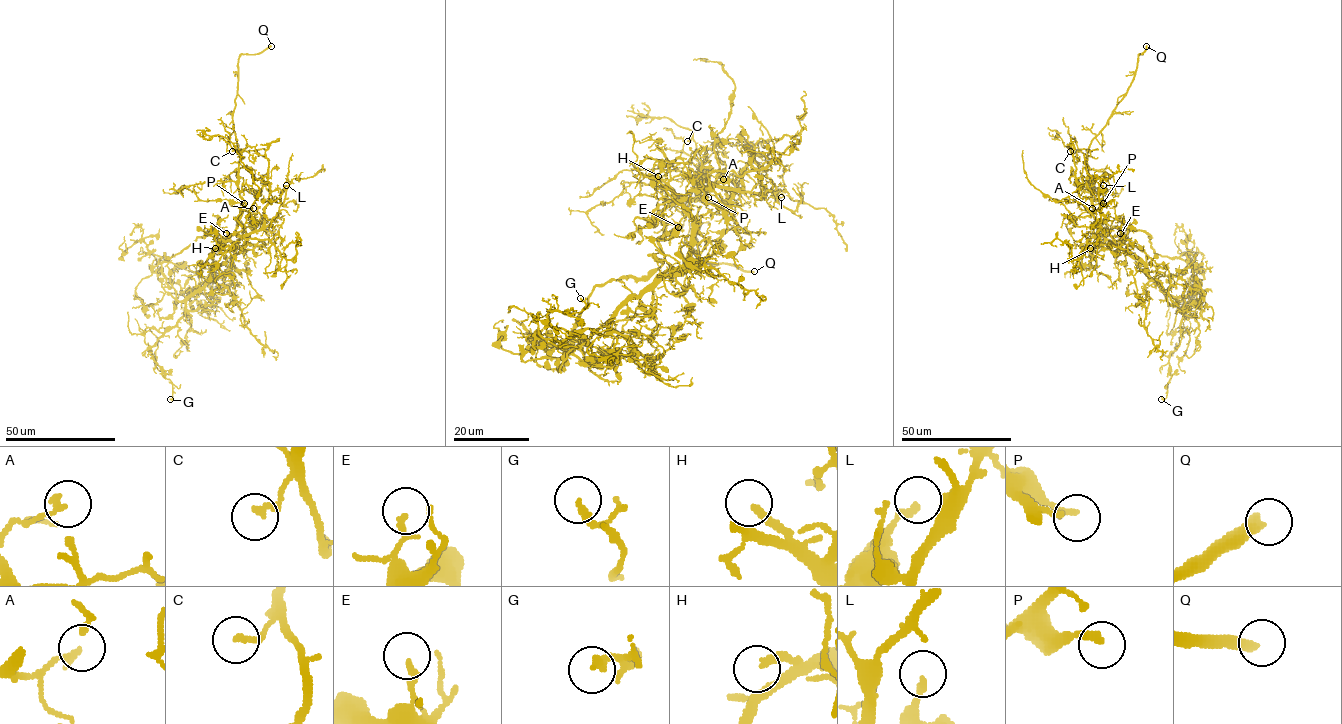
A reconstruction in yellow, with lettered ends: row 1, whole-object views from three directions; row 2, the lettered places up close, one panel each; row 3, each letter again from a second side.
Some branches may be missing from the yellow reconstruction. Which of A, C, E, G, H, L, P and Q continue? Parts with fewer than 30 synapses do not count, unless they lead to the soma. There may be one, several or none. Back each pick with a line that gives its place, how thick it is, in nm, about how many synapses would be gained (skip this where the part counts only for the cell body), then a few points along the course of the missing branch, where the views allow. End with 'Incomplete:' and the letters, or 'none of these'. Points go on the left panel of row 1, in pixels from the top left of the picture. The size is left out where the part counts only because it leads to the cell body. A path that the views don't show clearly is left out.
H: (215, 248) | 240 nm | 40 syn | (215, 248), (196, 249), (194, 254), (203, 245)
Q: (271, 46) | 360 nm | (271, 46), (293, 35), (313, 34), (315, 37)
Incomplete: H, Q

